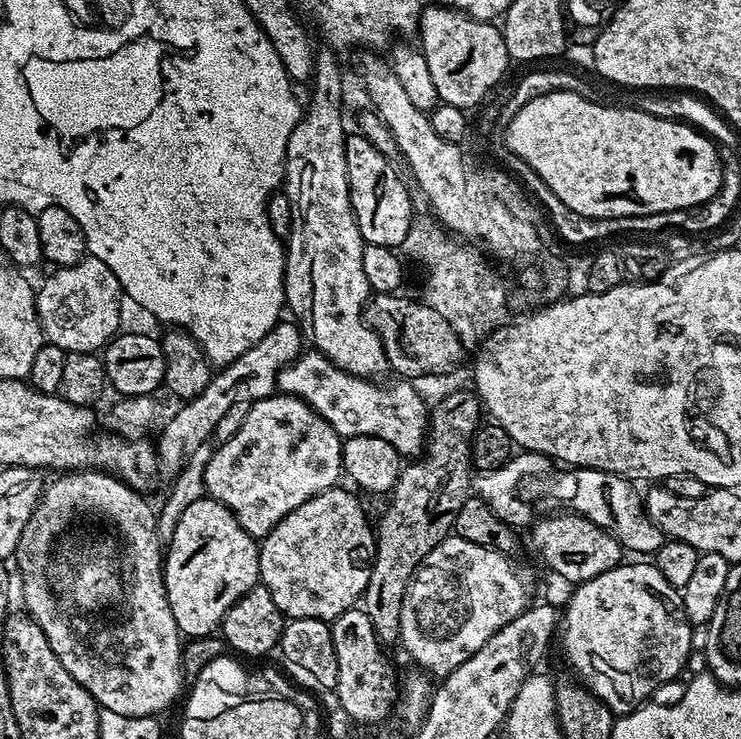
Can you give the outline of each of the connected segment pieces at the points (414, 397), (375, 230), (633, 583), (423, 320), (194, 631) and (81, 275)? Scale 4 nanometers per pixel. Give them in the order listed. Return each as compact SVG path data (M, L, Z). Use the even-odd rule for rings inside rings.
M305 351L295 362L280 371L276 387L285 396L296 396L298 399L306 401L342 438L349 436L386 438L386 442L390 442L390 446L394 446L394 450L398 450L400 457L419 457L428 435L430 408L429 405L424 405L423 398L416 393L416 388L412 385L415 383L380 384L384 382L373 382L371 379L350 374L347 367L336 368L335 362L337 362L335 359L329 358L323 352Z
M363 134L349 135L345 142L346 174L353 214L365 244L399 249L414 219L413 197L396 173L397 165L387 160Z
M621 562L617 564L615 568L606 570L594 578L584 580L581 584L575 585L575 587L571 589L572 597L569 598L568 605L563 605L562 615L559 617L558 644L560 642L560 652L564 655L565 662L572 667L572 672L576 675L573 677L575 677L579 683L583 684L585 688L589 688L617 717L622 717L628 712L634 711L635 708L641 707L641 705L651 697L648 695L650 695L659 684L670 683L671 680L683 670L684 663L687 662L688 655L692 652L692 632L694 632L694 628L693 625L688 623L688 619L686 618L684 598L681 589L671 585L670 582L666 582L666 578L659 573L655 563L636 563L640 564Z
M381 292L373 295L367 303L367 308L364 309L364 318L367 321L368 327L376 332L378 338L384 347L384 353L388 359L388 367L394 373L397 372L397 377L400 378L416 378L412 376L432 376L435 372L448 372L466 353L466 348L461 344L458 334L442 318L437 311L432 310L430 306L424 304L419 299L407 300L401 294L393 294L390 292Z
M205 496L186 508L174 530L174 538L166 546L164 585L174 620L183 637L196 639L213 635L224 620L230 606L249 590L257 587L260 577L259 543L237 521L224 504Z
M85 255L78 263L53 269L41 282L40 288L38 284L34 299L43 339L66 353L99 353L121 331L120 283L114 272L101 259L93 256Z

